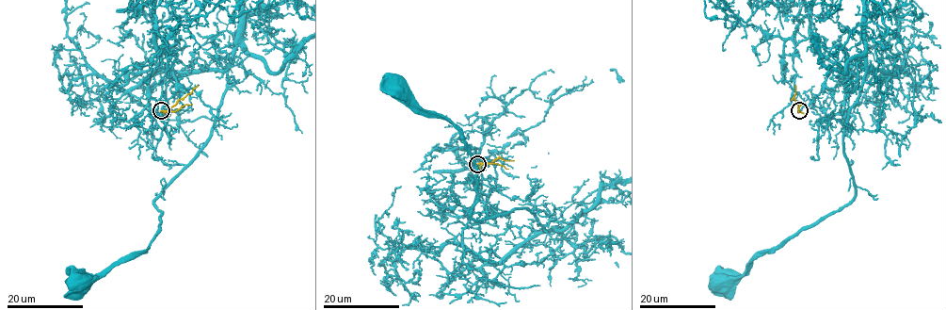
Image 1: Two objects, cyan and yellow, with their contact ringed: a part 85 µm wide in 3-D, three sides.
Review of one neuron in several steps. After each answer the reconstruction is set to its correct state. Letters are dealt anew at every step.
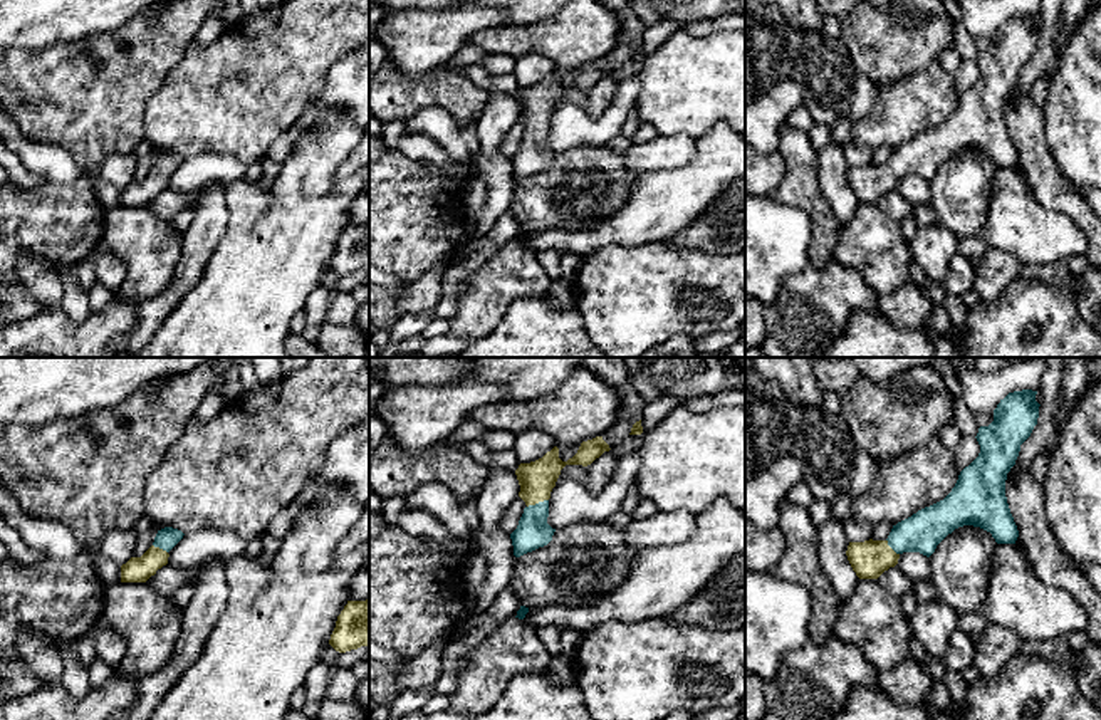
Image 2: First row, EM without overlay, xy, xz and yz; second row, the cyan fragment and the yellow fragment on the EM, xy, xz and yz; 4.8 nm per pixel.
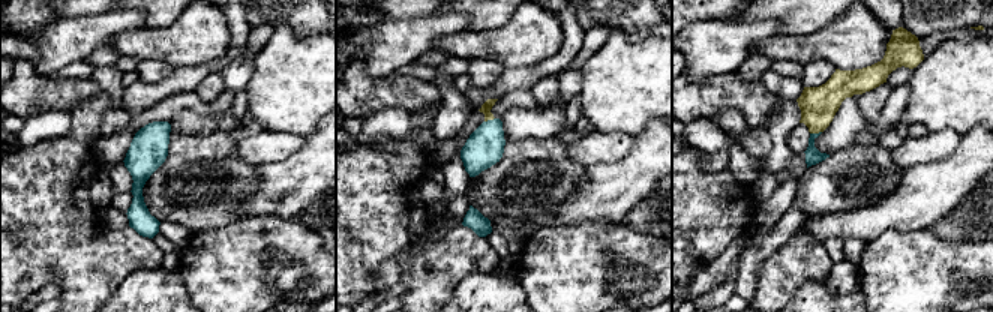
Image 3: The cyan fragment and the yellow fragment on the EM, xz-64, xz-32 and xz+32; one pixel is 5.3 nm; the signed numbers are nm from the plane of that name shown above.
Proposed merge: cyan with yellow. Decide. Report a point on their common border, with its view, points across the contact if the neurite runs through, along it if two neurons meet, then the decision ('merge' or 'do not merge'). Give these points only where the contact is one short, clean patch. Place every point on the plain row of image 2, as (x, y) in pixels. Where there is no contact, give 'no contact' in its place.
meets cyan in xz at (537, 128); runs through xz (532, 155), (537, 128), (537, 103); merge

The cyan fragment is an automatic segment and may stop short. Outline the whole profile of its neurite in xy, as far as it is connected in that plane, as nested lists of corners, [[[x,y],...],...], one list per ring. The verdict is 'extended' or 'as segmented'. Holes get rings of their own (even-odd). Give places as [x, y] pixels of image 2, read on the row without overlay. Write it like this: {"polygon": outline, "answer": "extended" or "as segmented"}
{"polygon": [[[173,151],[158,154],[153,170],[141,180],[121,190],[121,206],[146,206],[158,193],[168,188],[170,175],[183,163]]], "answer": "extended"}

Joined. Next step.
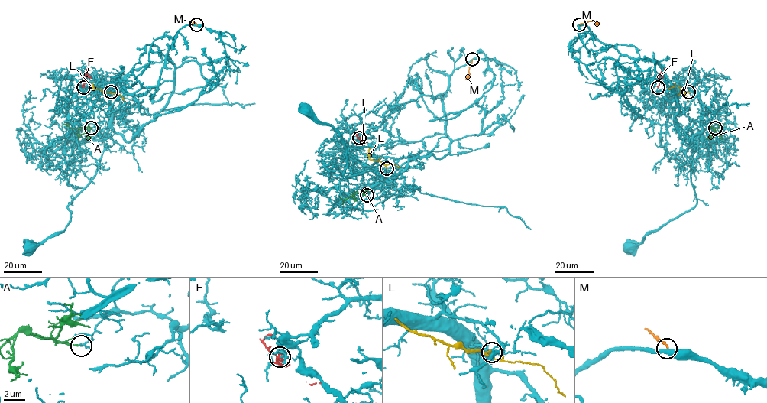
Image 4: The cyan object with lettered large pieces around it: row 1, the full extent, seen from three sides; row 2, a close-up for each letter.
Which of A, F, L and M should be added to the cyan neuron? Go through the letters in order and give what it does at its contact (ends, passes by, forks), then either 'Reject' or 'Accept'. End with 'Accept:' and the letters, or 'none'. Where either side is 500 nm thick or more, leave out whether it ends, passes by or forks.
A: It ends there. Reject
F: It ends there. Accept
L: It ends there. Reject
M: It ends there. Reject
Accept: F

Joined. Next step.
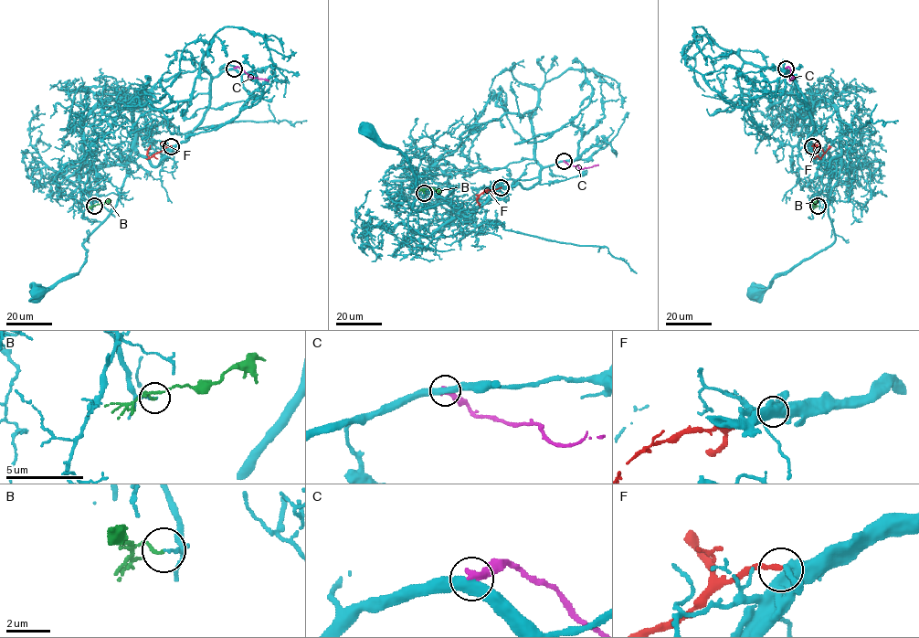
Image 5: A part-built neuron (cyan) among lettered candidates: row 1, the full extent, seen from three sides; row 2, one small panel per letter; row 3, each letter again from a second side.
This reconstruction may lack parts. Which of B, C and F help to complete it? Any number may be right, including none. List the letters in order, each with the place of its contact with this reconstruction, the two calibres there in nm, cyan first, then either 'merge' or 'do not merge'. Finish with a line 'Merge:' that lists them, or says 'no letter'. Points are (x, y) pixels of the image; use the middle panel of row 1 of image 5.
B: contact (424, 193); calibres 110 and 110 nm; merge
C: contact (564, 161); calibres 460 and 420 nm; do not merge
F: contact (501, 187); calibres 420 and 240 nm; do not merge
Merge: B

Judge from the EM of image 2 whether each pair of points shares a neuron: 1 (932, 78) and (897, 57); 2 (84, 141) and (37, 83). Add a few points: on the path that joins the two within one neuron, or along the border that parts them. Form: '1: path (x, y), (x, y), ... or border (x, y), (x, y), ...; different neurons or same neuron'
1: border (937, 61), (902, 79), (881, 84); different neurons
2: path (81, 126), (52, 98); same neuron

